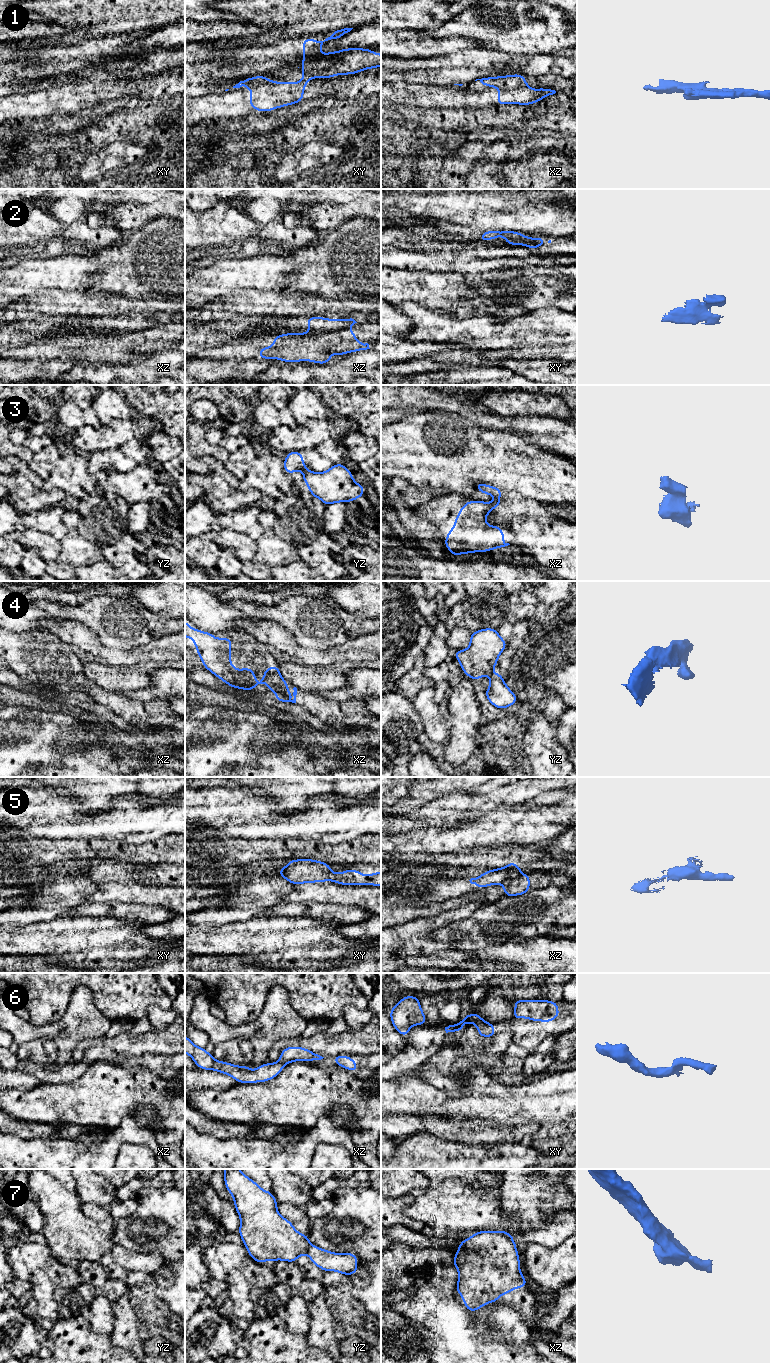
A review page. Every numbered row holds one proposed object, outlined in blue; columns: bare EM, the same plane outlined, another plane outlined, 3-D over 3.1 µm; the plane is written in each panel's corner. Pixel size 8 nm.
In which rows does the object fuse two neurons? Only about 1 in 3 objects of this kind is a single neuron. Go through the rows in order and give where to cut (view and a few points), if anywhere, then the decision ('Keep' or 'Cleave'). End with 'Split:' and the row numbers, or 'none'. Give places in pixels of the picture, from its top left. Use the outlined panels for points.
1: Split along xy (334, 60), (325, 69), (320, 71), (303, 72). Cleave
2: Split along xz (344, 328), (311, 331). Cleave
3: Split along xz (489, 502), (492, 507). Cleave
4: Split along xz (275, 691), (283, 694), (290, 701). Cleave
5: Split along xz (522, 873), (505, 878), (501, 882). Cleave
6: No split. Keep
7: No split. Keep
Split: 1, 2, 3, 4, 5

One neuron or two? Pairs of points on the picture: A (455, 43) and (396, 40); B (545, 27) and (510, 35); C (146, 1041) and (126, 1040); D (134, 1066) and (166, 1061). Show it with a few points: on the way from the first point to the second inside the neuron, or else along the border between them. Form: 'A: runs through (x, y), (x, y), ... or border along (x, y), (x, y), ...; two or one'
A: runs through (440, 45), (411, 44); one
B: runs through (536, 27), (519, 28); one
C: runs through (141, 1041), (131, 1041); one
D: runs through (142, 1063), (158, 1063); one

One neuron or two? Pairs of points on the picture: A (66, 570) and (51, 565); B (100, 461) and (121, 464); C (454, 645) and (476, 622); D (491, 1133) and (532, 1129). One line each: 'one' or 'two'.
A: one
B: one
C: two
D: one

